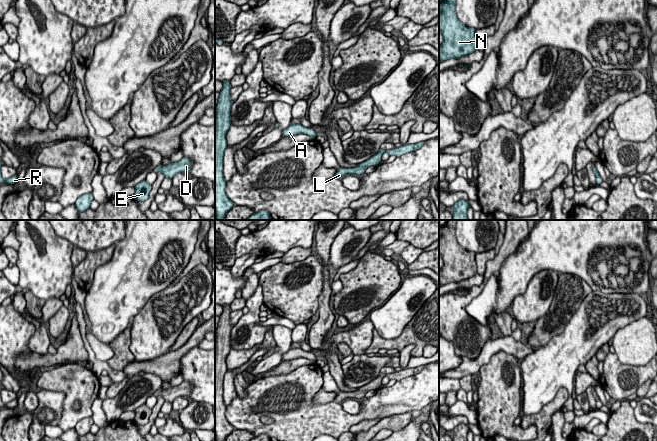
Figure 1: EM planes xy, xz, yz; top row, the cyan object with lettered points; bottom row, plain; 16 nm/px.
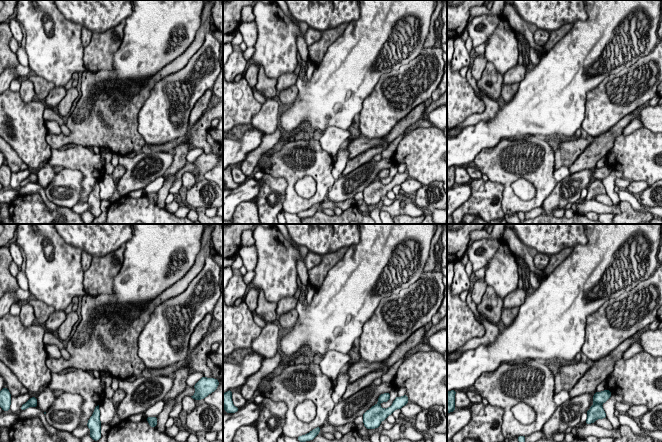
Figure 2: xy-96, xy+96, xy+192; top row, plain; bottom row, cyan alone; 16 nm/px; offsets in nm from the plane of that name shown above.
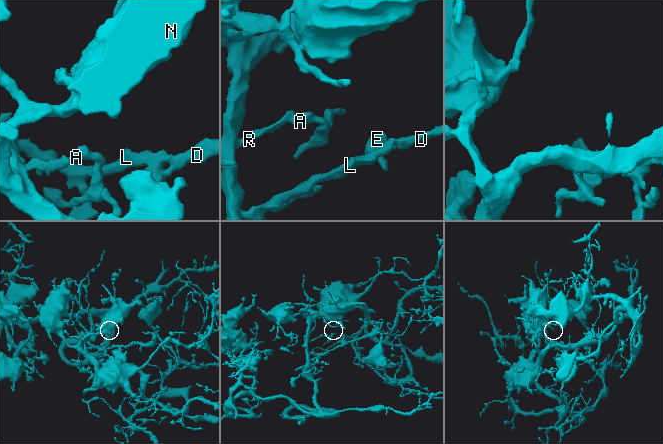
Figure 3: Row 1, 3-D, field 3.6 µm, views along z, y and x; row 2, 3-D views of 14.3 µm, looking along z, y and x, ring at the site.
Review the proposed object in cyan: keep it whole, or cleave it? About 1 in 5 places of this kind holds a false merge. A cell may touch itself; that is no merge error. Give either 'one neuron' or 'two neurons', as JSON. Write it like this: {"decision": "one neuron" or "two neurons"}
{"decision": "one neuron"}

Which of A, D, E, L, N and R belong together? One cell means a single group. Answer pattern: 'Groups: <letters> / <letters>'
Groups: A D E L N R

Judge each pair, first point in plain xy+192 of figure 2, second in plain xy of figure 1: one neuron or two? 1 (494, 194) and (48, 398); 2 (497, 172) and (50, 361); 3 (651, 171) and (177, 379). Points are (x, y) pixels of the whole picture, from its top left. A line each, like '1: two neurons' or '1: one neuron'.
1: one neuron
2: two neurons
3: two neurons

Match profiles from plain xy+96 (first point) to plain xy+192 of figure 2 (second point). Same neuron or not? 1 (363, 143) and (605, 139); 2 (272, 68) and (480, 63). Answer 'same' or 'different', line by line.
1: different
2: different

